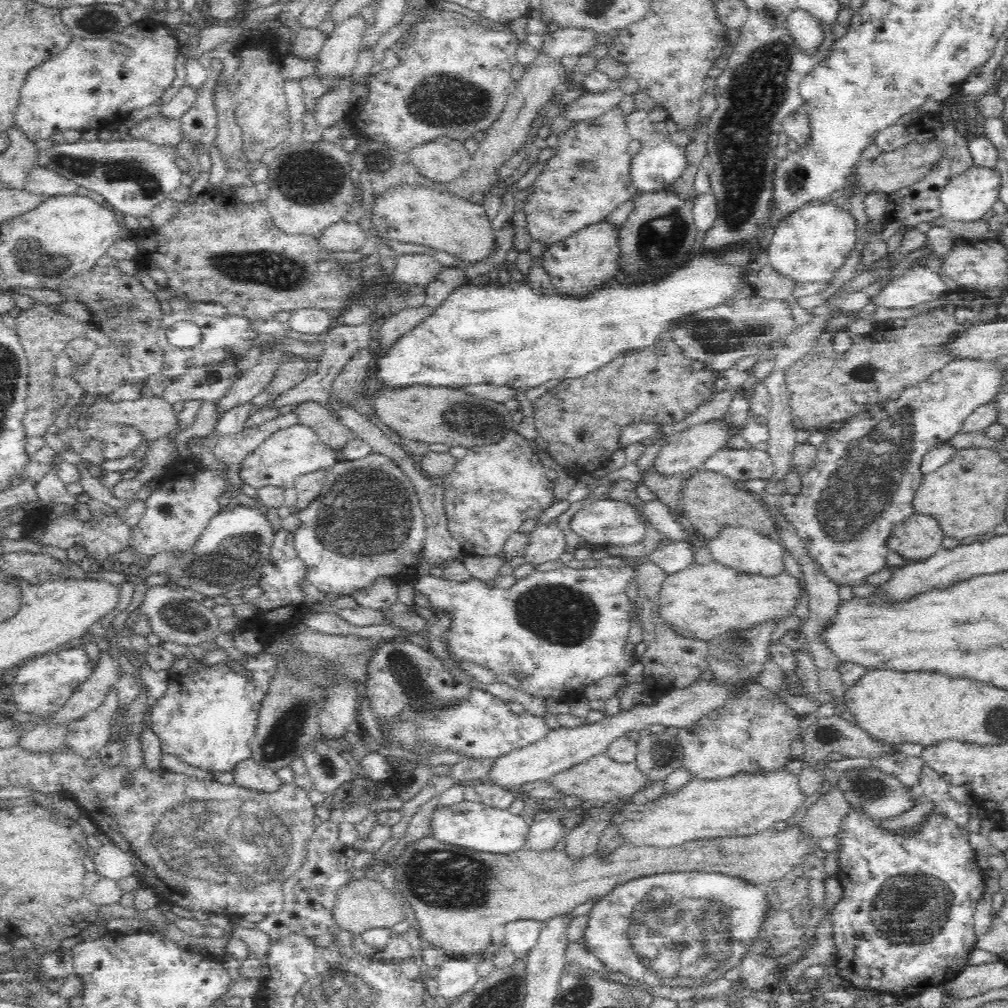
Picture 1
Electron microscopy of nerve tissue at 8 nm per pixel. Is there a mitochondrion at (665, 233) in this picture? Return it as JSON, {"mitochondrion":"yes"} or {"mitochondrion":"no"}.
{"mitochondrion":"yes"}

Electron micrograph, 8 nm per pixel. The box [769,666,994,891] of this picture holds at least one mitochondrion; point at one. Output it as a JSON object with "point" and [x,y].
{"point":[870,789]}

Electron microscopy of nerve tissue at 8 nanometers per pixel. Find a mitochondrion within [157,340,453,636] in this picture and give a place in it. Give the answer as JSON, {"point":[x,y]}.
{"point":[367,516]}

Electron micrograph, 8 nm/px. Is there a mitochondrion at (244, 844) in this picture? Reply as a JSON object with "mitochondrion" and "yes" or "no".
{"mitochondrion":"yes"}

